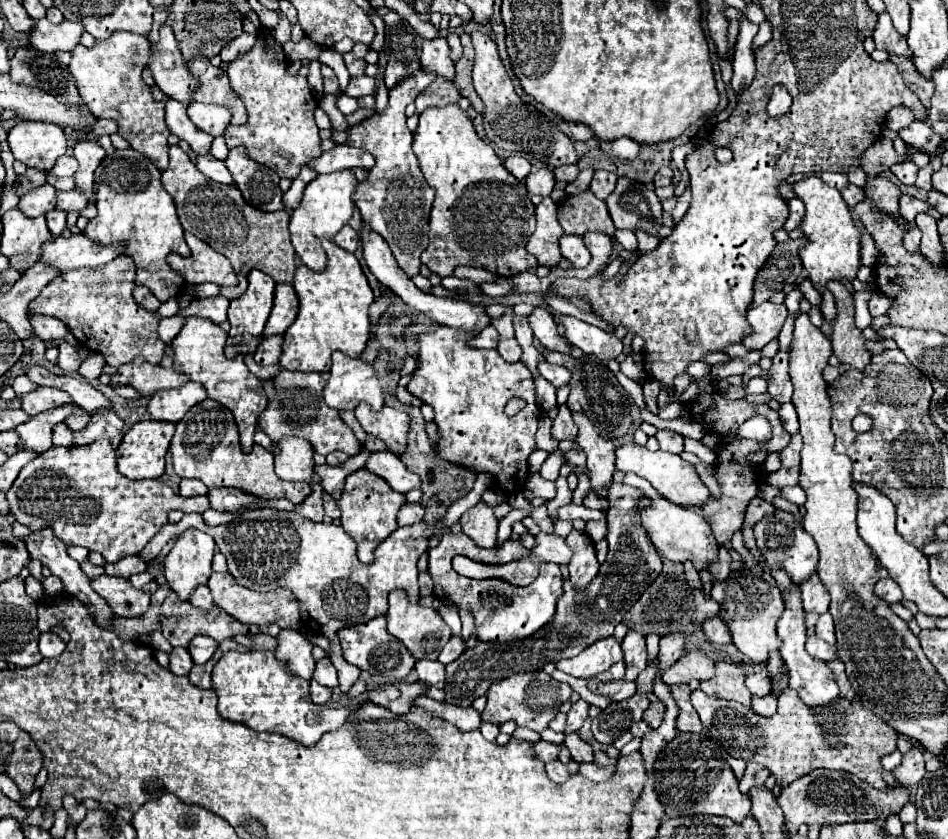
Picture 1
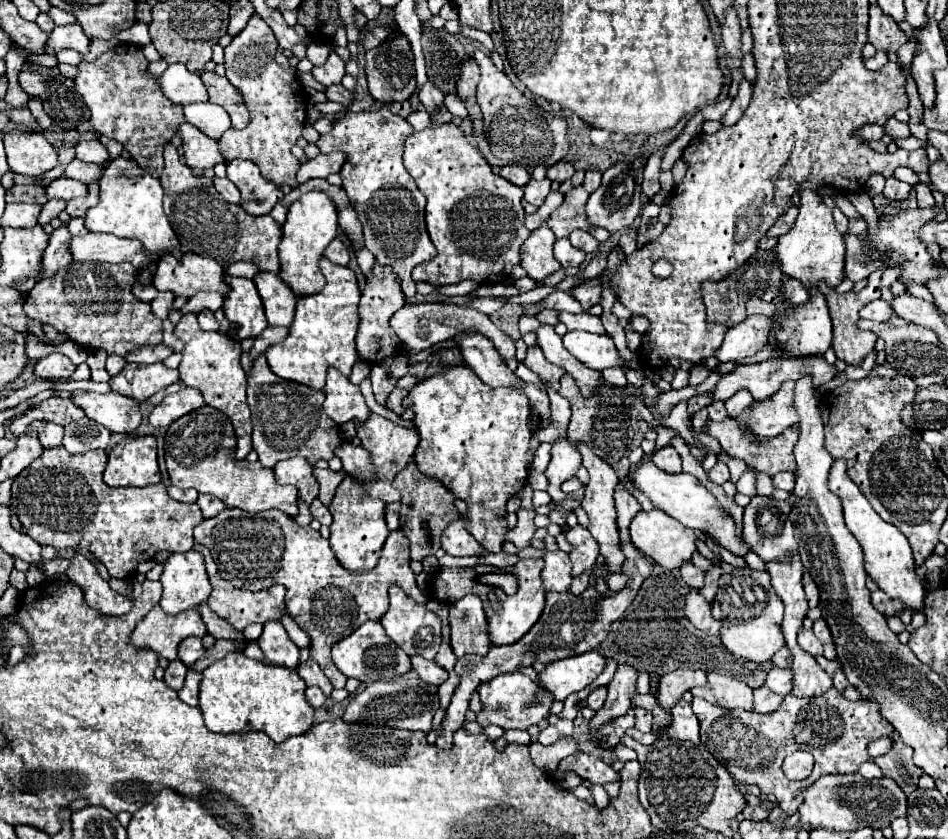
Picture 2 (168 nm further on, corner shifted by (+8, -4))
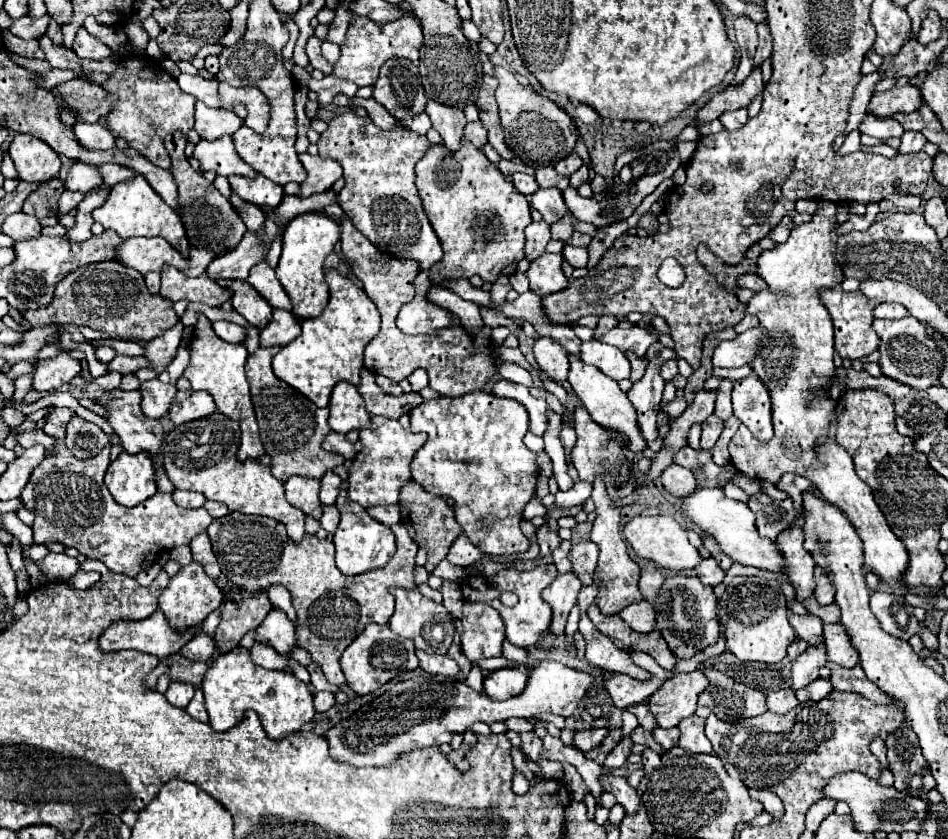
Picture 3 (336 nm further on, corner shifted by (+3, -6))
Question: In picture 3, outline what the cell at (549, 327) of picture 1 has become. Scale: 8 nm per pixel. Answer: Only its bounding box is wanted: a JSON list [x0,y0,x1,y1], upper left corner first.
[568,354,648,452]

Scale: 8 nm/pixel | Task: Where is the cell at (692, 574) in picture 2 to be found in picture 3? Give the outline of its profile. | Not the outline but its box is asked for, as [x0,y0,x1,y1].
[696,558,726,586]

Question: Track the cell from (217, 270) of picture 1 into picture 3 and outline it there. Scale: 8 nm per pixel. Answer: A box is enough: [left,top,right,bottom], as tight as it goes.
[160,266,232,306]

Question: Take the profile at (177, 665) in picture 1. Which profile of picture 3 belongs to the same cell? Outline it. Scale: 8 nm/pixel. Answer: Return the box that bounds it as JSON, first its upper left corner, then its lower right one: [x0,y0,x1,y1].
[166,682,196,708]

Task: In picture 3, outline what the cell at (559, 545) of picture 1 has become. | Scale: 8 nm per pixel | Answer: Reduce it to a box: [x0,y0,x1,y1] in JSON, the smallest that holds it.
[542,572,582,636]

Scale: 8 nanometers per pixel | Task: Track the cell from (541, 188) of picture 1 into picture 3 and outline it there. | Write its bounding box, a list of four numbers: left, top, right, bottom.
[530,188,568,224]

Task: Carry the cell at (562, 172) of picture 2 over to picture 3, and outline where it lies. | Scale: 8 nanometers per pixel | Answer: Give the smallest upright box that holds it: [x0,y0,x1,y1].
[556,152,584,176]

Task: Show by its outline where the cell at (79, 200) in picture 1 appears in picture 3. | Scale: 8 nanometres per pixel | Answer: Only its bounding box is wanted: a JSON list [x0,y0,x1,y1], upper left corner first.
[64,162,102,194]

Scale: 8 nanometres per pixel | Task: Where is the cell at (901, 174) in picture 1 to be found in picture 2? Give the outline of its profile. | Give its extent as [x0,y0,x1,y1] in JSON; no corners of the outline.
[883,176,913,200]

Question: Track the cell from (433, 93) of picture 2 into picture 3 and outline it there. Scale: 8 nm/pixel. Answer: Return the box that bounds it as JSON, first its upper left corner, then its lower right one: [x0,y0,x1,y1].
[426,100,468,152]

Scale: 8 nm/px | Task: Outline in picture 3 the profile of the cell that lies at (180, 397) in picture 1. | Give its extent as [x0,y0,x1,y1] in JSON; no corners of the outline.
[168,392,216,426]

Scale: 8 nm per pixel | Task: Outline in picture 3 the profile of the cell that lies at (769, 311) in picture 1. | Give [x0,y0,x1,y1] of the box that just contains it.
[712,326,764,368]

